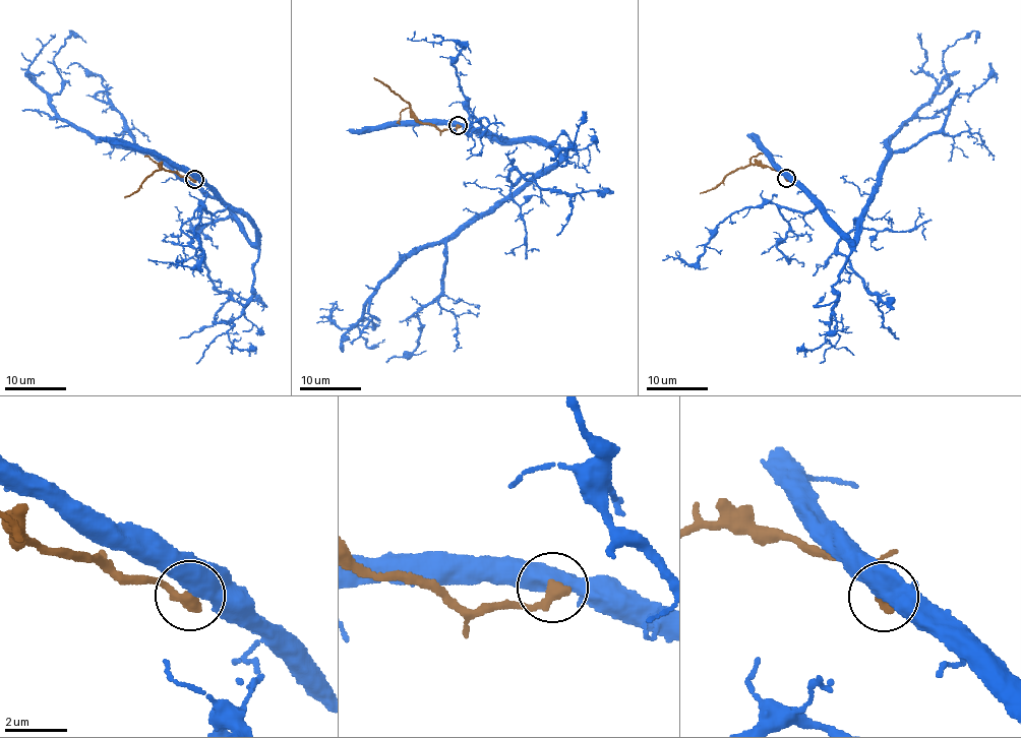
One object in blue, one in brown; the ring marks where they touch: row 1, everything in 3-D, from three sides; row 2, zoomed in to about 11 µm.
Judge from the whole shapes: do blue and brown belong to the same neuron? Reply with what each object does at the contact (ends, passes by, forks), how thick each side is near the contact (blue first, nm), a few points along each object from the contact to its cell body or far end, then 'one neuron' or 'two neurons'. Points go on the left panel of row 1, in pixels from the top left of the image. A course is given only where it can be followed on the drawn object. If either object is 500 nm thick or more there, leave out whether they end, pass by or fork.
550/400 nm | blue via (193, 179), (250, 221), (253, 242), (237, 213), (148, 154), (59, 116), (54, 57), (71, 31), (86, 43) | brown via (193, 179), (159, 167), (144, 178), (137, 191), (124, 197) | two neurons

